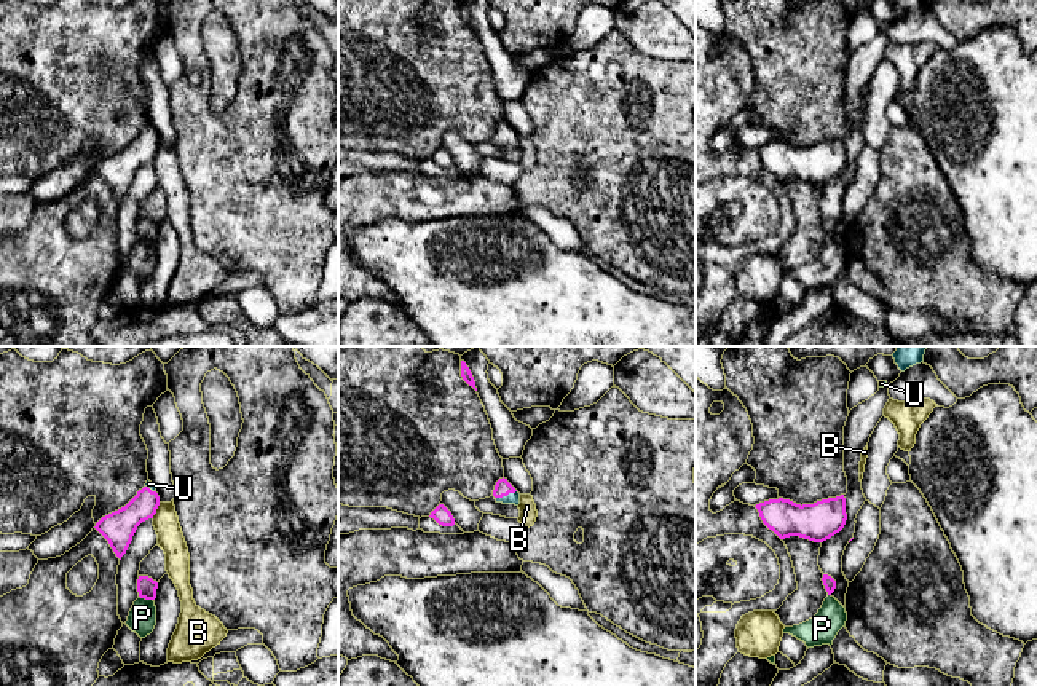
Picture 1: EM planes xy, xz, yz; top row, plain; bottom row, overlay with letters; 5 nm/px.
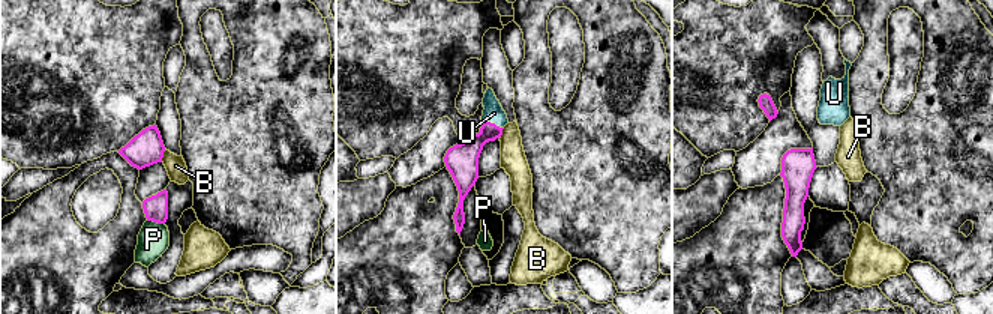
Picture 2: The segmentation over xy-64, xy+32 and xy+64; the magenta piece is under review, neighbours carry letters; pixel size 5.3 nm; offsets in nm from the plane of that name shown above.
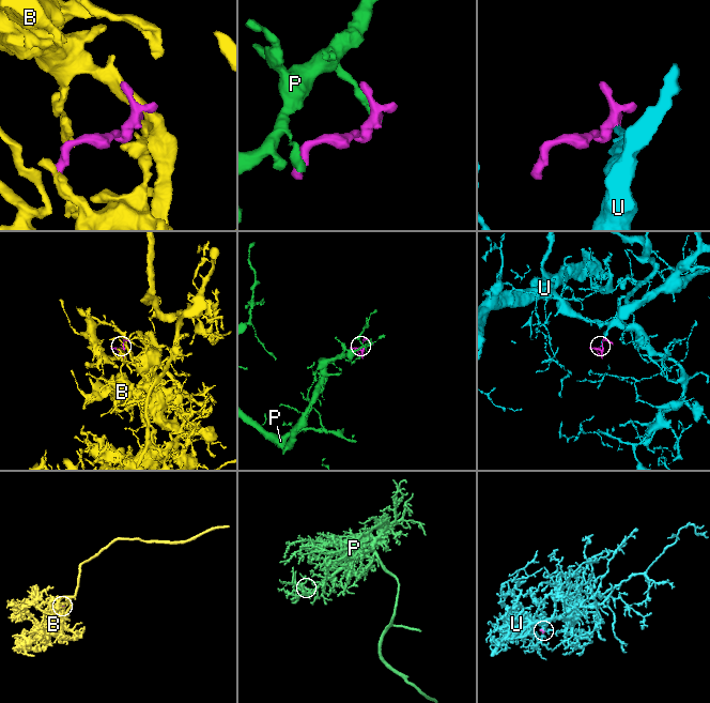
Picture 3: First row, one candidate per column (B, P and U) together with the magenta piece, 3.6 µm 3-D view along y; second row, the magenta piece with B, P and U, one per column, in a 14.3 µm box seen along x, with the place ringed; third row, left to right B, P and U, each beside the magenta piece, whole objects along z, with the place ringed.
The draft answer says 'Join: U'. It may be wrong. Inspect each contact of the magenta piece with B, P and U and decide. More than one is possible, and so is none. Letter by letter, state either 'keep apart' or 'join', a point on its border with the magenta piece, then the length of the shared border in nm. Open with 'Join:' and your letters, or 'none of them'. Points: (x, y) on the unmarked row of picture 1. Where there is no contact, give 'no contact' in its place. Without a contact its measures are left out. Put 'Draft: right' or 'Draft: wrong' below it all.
Join: U
B: keep apart; contact xy (155, 153); length 90 nm
P: keep apart; contact xy (145, 241); length 80 nm
U: join; contact xz (504, 137); length 120 nm
Draft: right

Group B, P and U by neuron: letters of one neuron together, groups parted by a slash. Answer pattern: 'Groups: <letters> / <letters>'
Groups: B / P / U

